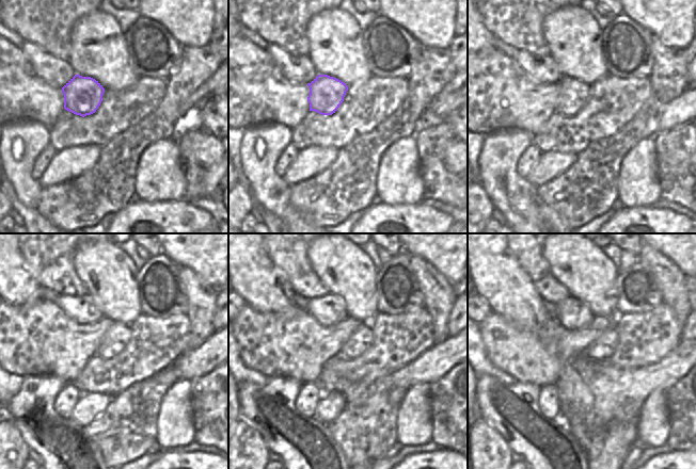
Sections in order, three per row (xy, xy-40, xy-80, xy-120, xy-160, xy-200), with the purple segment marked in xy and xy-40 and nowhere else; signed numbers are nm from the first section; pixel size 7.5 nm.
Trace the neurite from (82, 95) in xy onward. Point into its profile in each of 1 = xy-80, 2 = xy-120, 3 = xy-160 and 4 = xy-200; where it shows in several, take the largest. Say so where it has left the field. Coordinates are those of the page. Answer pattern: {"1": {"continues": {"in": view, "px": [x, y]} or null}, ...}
{"1": {"continues": {"in": "xy-80", "px": [573, 93]}}, "2": {"continues": {"in": "xy-120", "px": [117, 336]}}, "3": {"continues": {"in": "xy-160", "px": [359, 342]}}, "4": {"continues": {"in": "xy-200", "px": [605, 344]}}}

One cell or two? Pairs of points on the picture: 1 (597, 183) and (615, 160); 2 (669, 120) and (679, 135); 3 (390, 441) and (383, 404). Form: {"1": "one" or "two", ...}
{"1": "one", "2": "two", "3": "one"}

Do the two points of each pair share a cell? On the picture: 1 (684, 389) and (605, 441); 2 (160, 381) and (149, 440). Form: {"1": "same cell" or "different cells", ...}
{"1": "different cells", "2": "same cell"}

